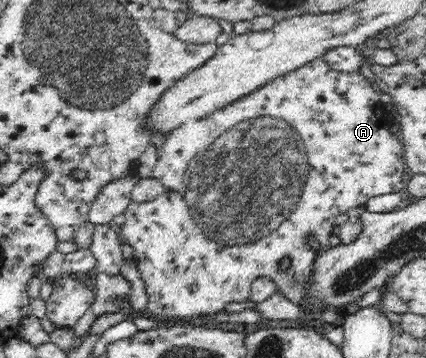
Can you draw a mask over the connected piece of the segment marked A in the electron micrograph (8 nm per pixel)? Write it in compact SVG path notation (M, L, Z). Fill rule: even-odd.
M318 57L304 66L292 70L292 72L278 76L248 96L243 96L228 106L214 111L208 117L190 121L167 133L166 140L159 147L159 157L152 174L152 178L163 186L163 193L150 202L131 202L123 213L126 222L117 227L122 241L134 249L134 260L138 261L137 265L142 274L142 280L146 283L149 301L145 314L154 319L180 320L181 324L214 322L211 320L212 316L224 311L224 308L231 302L250 302L252 282L261 277L272 280L278 291L282 292L288 300L300 304L305 296L305 285L315 259L319 253L331 248L330 236L333 236L332 230L335 227L336 217L345 214L350 208L365 206L371 198L398 192L407 187L409 175L406 172L406 163L403 159L404 145L396 133L391 132L390 127L392 125L391 109L380 102L379 95L364 75L334 70L322 57ZM311 235L318 241L319 250L314 250L309 246L307 239ZM286 256L292 259L292 266L284 271L280 269L278 263Z

